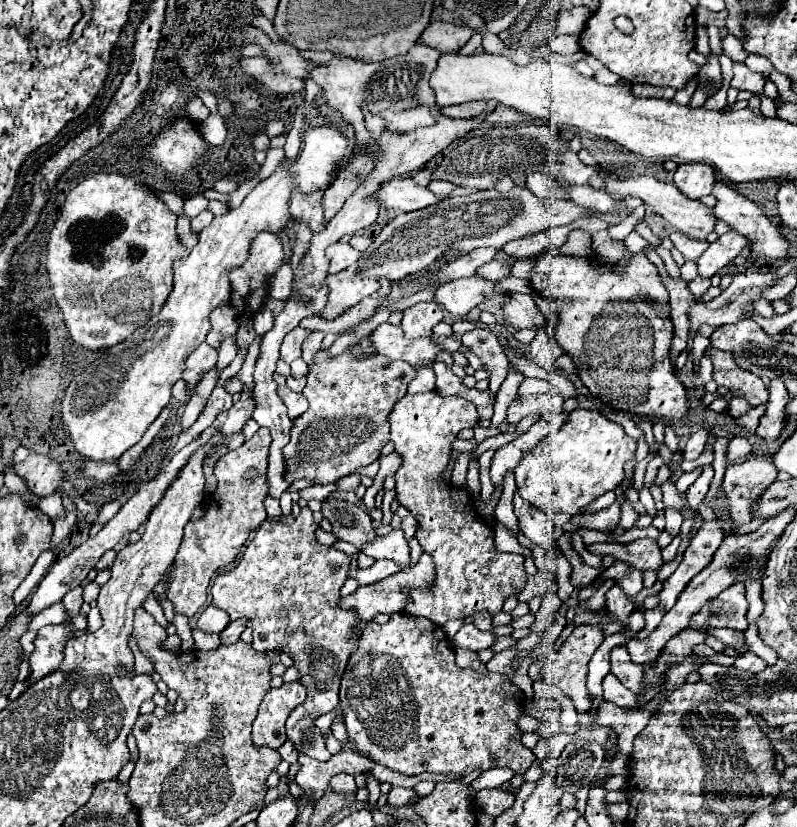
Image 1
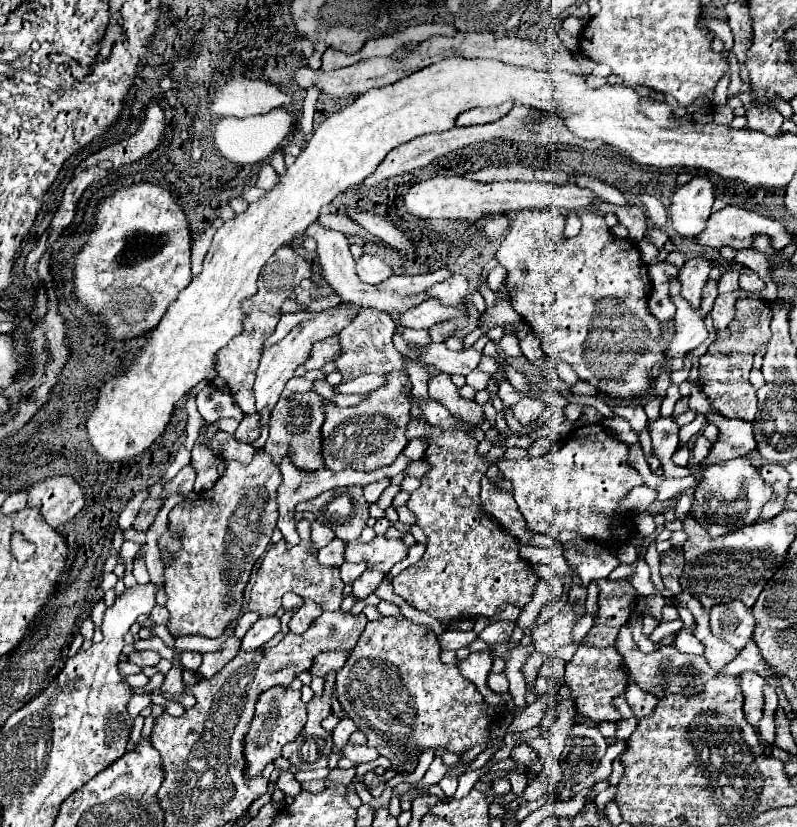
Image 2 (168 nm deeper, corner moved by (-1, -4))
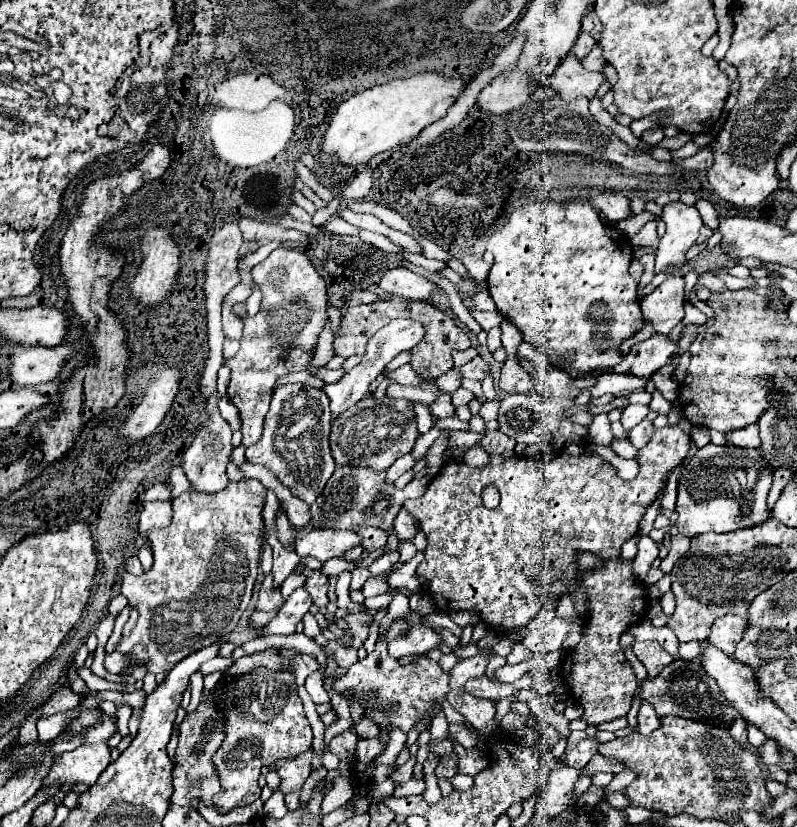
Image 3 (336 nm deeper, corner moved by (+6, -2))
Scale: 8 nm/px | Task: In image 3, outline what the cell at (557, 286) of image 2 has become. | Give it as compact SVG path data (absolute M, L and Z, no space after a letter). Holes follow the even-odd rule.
M537 201L537 203L529 203L523 207L517 207L507 223L489 239L487 249L495 255L495 263L489 271L489 293L499 309L499 313L503 313L511 323L517 325L517 329L523 333L523 341L527 341L529 345L533 345L535 349L539 349L551 363L557 361L567 361L567 365L557 365L561 371L569 373L571 377L589 377L593 371L597 369L611 369L613 365L617 365L623 357L619 353L621 347L621 337L633 337L641 325L643 325L643 313L641 307L637 303L637 281L629 275L629 263L633 259L633 249L629 239L613 225L603 225L599 219L599 213L589 205L589 203L551 203L551 201Z

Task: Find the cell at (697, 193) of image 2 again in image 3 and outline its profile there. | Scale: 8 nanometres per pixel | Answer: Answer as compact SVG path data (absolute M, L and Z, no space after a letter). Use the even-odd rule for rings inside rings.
M683 201L665 205L661 219L665 221L667 231L657 247L655 273L665 271L669 265L681 267L685 263L687 249L699 237L699 229L703 225L697 207L685 205Z

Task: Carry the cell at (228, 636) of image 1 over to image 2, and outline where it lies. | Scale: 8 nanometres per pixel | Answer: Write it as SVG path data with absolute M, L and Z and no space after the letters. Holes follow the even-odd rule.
M262 617L254 623L254 627L244 635L242 639L242 651L254 651L262 645L266 645L270 639L274 639L274 635L280 631L280 619L274 617Z

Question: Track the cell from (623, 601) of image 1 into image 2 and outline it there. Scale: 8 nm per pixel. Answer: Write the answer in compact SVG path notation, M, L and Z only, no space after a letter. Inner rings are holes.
M624 625L620 629L618 639L616 639L616 649L626 659L626 665L628 665L632 681L642 691L652 693L658 699L666 697L666 695L678 695L678 693L682 693L684 697L692 697L694 693L702 693L702 689L706 687L708 679L718 675L714 669L710 669L706 657L680 653L674 645L672 647L662 647L660 651L654 651L654 653L642 653L638 649L638 645L632 641L632 631L630 631L628 625Z

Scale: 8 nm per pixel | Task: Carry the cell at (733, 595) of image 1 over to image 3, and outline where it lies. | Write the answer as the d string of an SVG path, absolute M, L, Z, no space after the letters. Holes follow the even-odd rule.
M723 615L711 625L709 641L715 647L719 647L721 651L725 651L727 655L733 655L735 645L739 643L739 639L745 631L745 625L747 625L747 619L741 619L735 615Z

